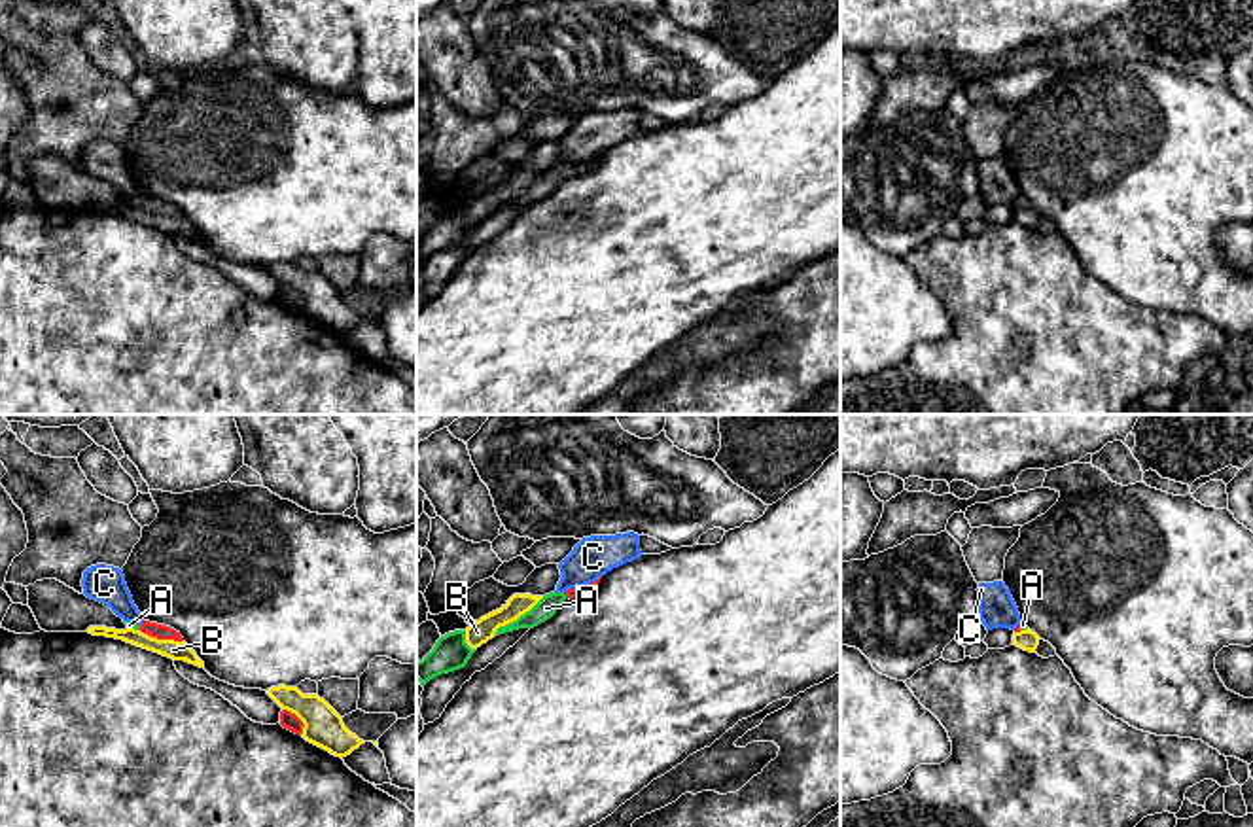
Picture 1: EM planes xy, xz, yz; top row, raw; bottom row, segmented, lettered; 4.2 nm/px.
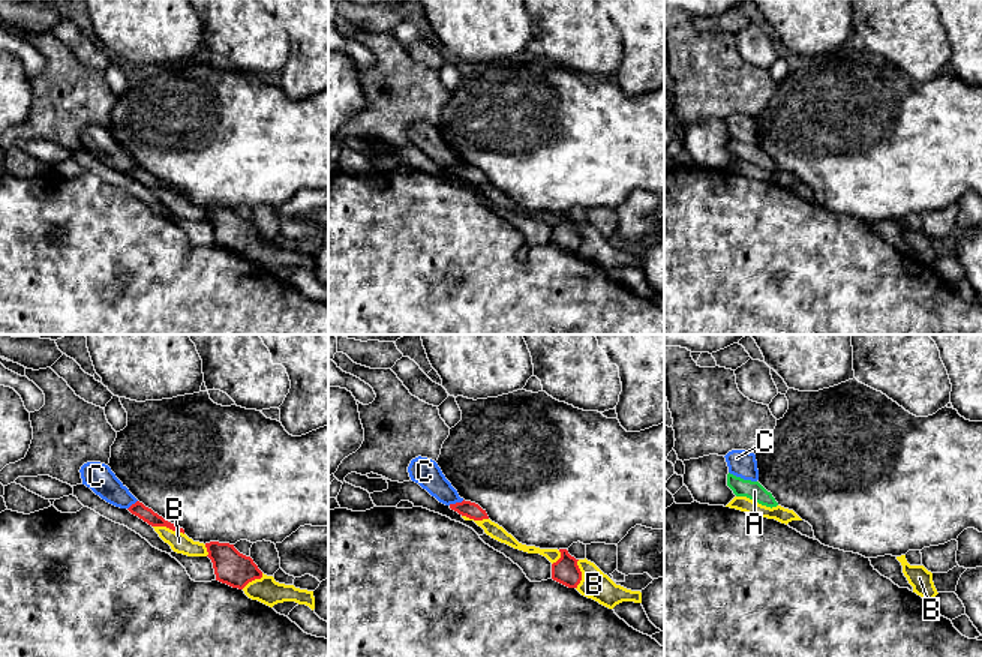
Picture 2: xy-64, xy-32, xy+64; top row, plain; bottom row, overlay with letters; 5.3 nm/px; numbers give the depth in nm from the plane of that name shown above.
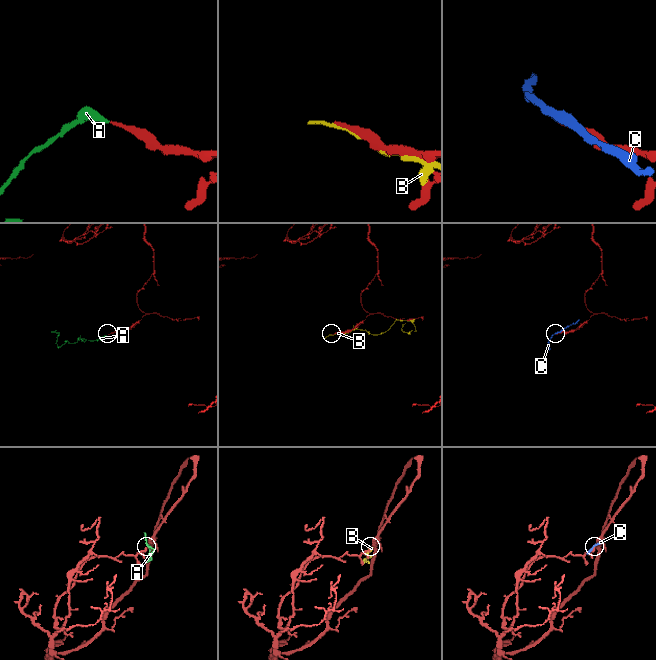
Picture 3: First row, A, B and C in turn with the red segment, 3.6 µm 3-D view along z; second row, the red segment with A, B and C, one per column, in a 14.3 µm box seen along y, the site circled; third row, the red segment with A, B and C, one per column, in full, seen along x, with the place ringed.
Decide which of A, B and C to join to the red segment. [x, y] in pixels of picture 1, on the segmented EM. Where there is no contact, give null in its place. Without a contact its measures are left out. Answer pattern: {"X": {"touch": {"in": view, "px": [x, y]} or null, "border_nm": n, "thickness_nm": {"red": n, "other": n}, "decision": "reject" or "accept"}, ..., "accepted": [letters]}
{"A": {"touch": {"in": "xz", "px": [564, 593]}, "border_nm": 30, "thickness_nm": {"red": 50, "other": 90}, "decision": "accept"}, "B": {"touch": {"in": "xy", "px": [161, 638]}, "border_nm": 200, "thickness_nm": {"red": 60, "other": 80}, "decision": "reject"}, "C": {"touch": {"in": "xz", "px": [582, 587]}, "border_nm": 180, "thickness_nm": {"red": 50, "other": 180}, "decision": "reject"}, "accepted": ["A"]}

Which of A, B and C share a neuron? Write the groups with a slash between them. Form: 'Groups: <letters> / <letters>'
Groups: A / B / C

